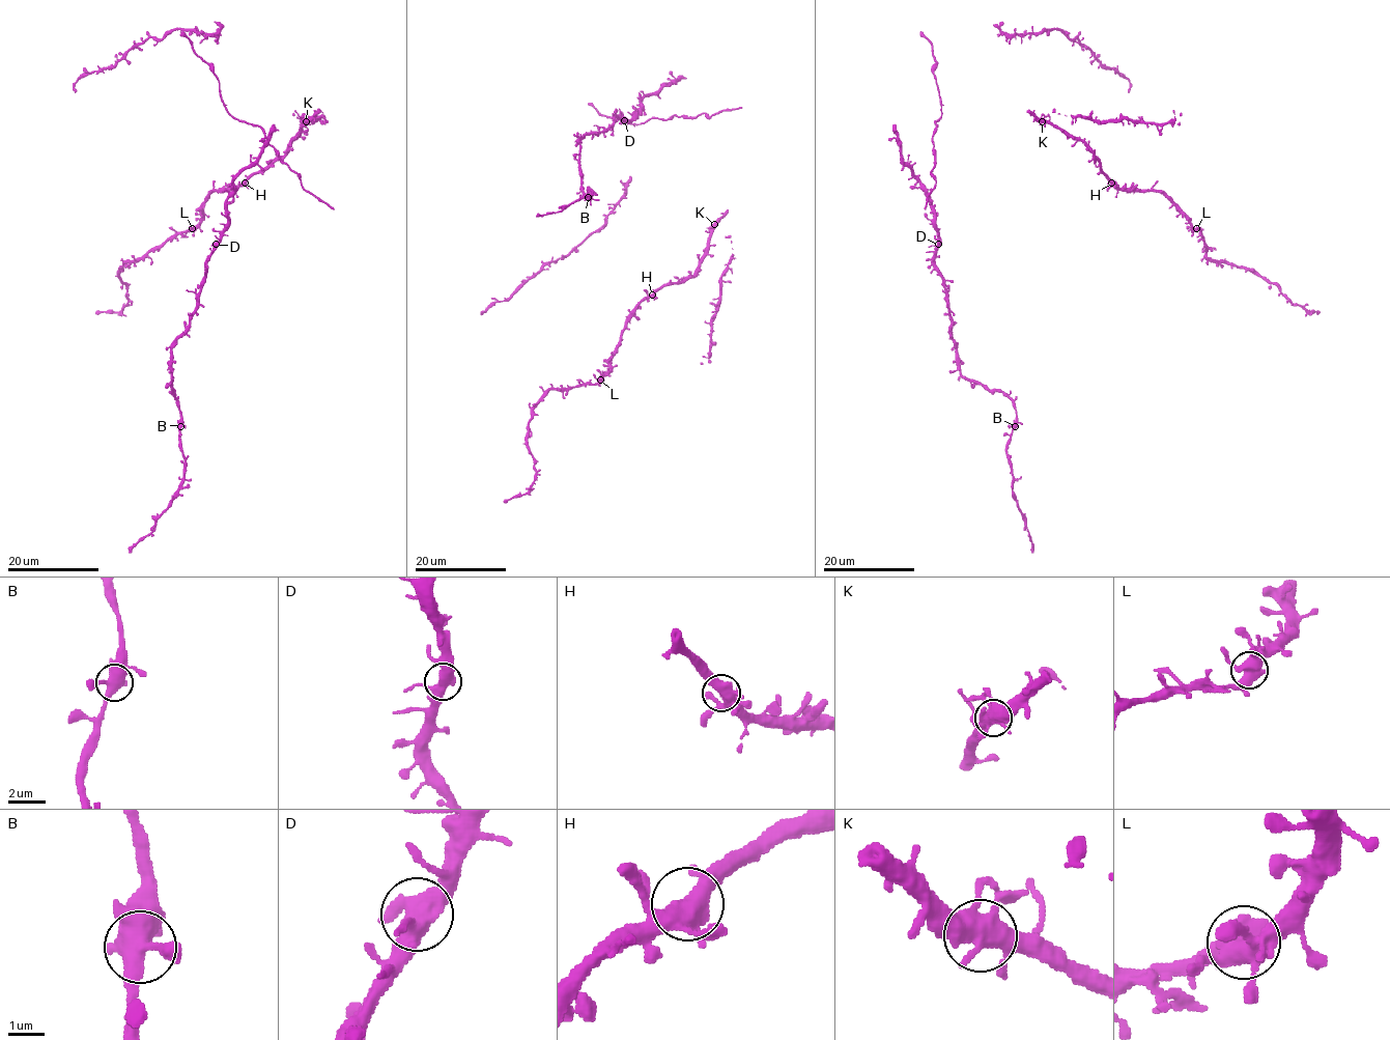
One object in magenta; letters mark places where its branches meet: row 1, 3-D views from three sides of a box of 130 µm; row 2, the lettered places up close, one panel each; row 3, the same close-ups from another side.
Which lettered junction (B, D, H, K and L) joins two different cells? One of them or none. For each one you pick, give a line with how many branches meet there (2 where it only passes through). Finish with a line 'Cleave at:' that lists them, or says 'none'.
Cleave at: none

